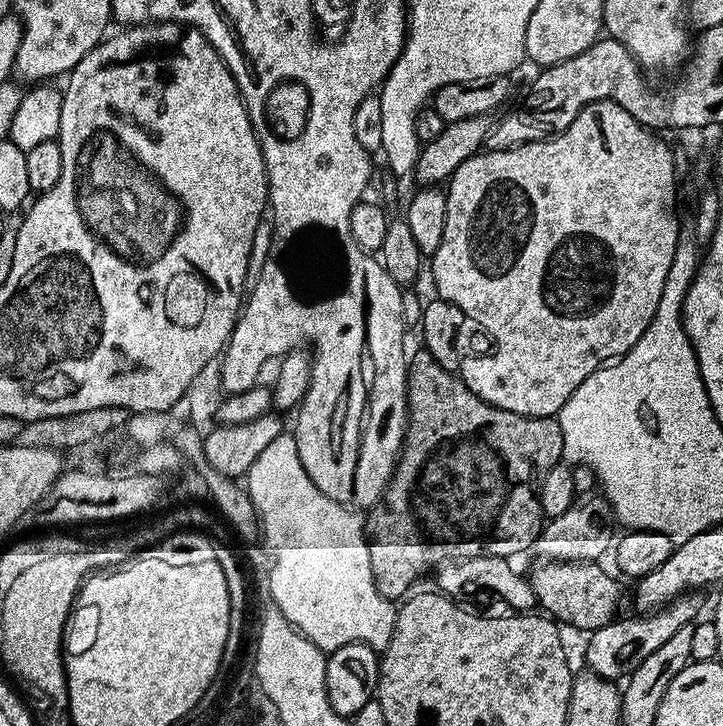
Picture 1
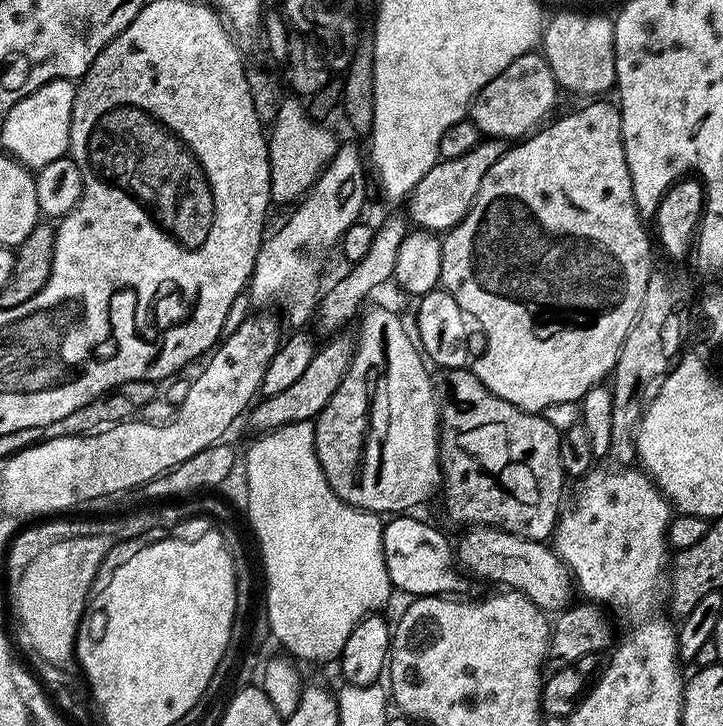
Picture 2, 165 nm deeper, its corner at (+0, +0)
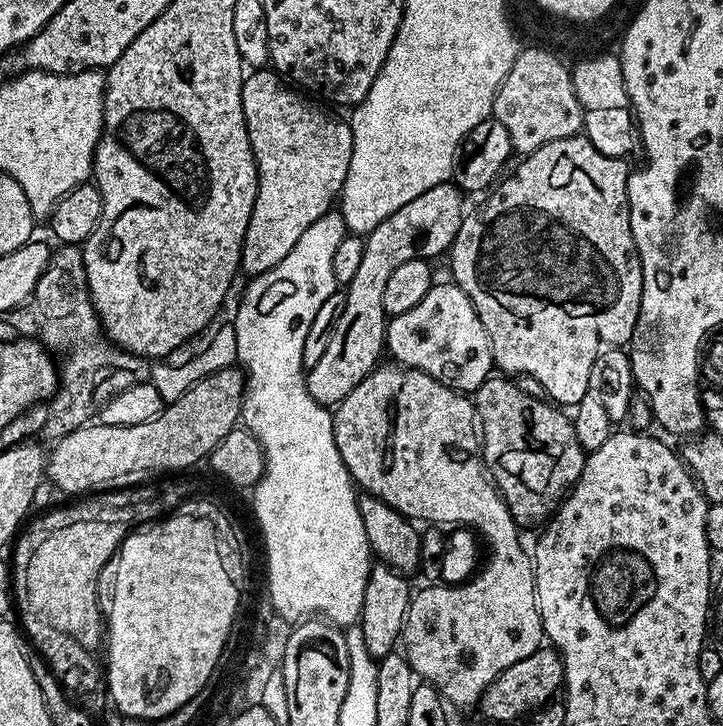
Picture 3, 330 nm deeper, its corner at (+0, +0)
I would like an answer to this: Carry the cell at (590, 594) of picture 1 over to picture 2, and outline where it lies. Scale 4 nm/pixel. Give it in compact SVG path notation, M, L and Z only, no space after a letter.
M473 525L463 532L454 544L454 558L461 569L466 568L480 578L521 592L548 614L559 613L573 603L574 577L547 543L527 540L488 525Z

